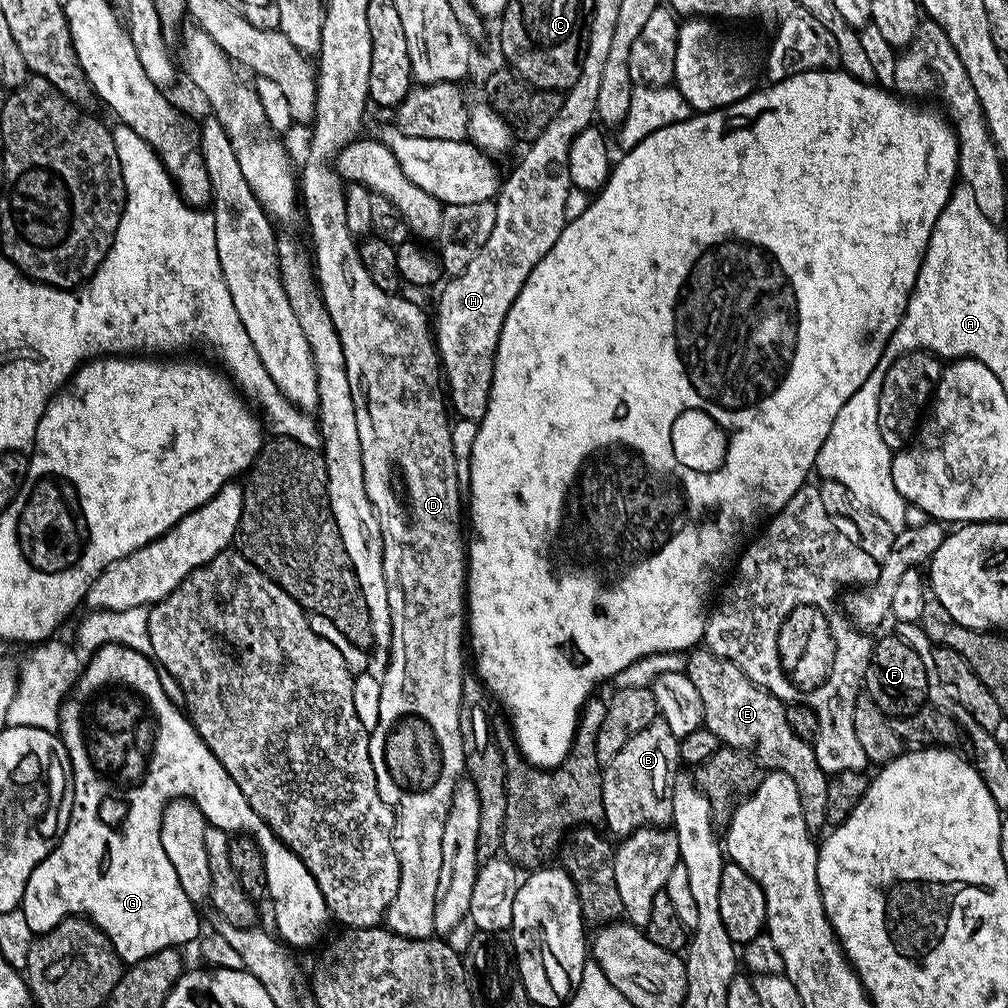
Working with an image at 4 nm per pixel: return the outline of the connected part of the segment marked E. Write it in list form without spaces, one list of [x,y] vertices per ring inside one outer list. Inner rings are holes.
[[[696,650],[689,655],[686,675],[690,678],[690,682],[694,682],[698,698],[702,698],[703,727],[710,729],[720,739],[721,745],[738,748],[741,752],[751,754],[757,765],[764,767],[765,764],[765,769],[787,774],[794,782],[794,786],[798,786],[798,798],[802,802],[802,814],[806,818],[808,831],[813,834],[819,833],[819,828],[825,827],[826,824],[826,790],[830,776],[820,768],[815,747],[809,741],[798,738],[794,730],[790,730],[790,722],[786,722],[784,701],[756,685],[734,662],[724,660],[721,656],[714,656],[707,650]]]

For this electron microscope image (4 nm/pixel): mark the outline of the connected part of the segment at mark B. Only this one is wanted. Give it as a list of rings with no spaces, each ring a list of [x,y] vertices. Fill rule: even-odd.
[[[658,718],[646,726],[646,730],[638,730],[638,734],[634,734],[618,754],[614,754],[610,763],[603,765],[603,823],[608,824],[607,831],[613,837],[626,837],[639,828],[671,825],[672,789],[677,775],[676,764],[680,763],[680,740],[670,726]]]

